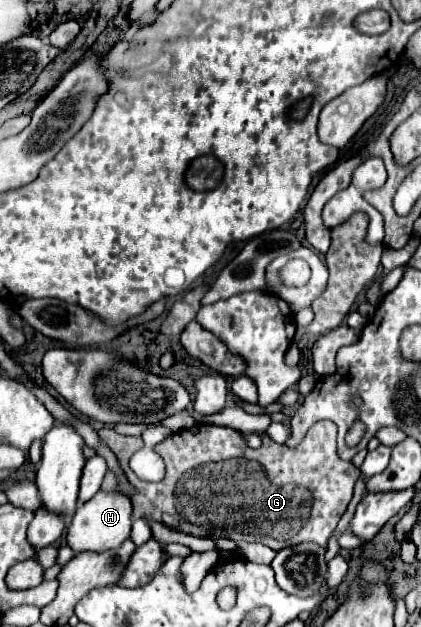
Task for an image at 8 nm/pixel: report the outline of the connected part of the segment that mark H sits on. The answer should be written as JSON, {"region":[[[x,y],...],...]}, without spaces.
{"region":[[[97,493],[93,499],[89,499],[87,503],[83,503],[69,527],[67,527],[67,545],[79,553],[79,551],[105,551],[105,549],[113,549],[113,547],[119,547],[125,539],[129,539],[129,533],[131,533],[131,523],[133,523],[133,517],[131,517],[131,501],[127,495],[121,495],[121,493]]]}

